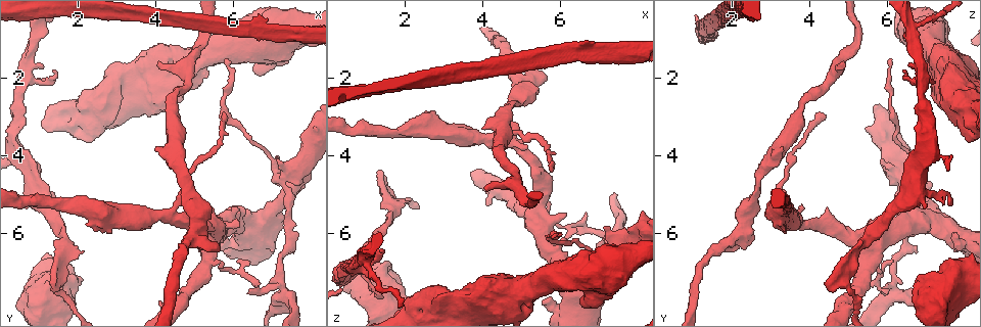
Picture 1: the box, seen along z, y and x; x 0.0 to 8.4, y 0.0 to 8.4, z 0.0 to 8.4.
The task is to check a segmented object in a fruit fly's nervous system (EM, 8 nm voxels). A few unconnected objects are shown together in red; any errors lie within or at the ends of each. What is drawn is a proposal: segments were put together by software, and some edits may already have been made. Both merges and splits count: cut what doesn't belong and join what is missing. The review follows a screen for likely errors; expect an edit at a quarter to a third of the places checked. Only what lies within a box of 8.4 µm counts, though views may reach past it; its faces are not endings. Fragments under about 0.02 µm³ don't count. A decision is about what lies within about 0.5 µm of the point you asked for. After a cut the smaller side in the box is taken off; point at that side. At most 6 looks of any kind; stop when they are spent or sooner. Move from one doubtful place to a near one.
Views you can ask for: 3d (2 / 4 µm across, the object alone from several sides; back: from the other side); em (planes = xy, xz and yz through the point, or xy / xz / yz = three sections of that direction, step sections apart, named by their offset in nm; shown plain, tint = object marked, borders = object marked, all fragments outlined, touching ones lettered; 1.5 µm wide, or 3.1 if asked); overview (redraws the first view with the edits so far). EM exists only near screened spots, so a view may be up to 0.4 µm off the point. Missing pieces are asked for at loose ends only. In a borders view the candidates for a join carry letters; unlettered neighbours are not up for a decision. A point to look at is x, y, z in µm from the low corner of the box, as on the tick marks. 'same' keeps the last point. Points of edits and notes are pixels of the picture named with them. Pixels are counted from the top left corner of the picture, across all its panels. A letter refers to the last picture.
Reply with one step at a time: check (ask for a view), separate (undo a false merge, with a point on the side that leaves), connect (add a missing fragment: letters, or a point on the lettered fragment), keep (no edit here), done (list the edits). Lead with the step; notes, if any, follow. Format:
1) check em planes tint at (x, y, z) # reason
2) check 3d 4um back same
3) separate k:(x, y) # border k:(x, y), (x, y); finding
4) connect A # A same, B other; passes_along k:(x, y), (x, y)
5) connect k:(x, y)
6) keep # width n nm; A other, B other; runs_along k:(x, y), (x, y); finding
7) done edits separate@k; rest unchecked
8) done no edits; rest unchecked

check 3d 2um at (7.45, 4.35, 6.15) # thin arm on a thick one

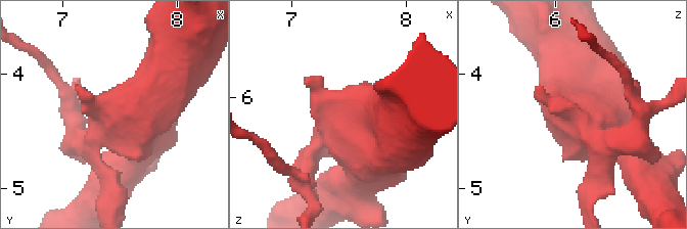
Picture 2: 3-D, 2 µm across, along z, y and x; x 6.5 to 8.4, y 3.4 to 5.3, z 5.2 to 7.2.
check em planes plain at (7.44, 4.36, 6.10) # arms 3; arm_widths 190, 360, 550 nm; need the tissue

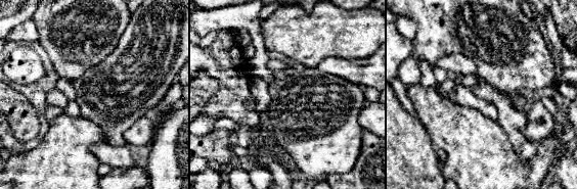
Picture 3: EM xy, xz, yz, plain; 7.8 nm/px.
check em planes borders same # see the neighbours

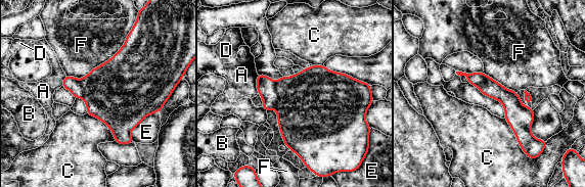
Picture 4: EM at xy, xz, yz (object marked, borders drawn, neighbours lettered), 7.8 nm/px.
separate 4:(266, 87) # width 500 nm; longest_contact F 600 nm; A other, B other, C other, D other, E other, F other; two neurons meet here

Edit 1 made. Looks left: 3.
check em yz step 8 tint at (1.75, 6.35, 5.20) # branch point

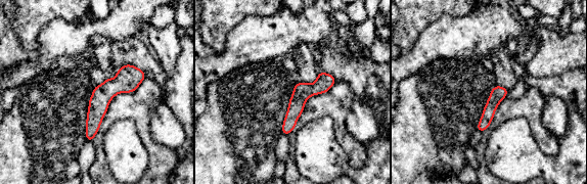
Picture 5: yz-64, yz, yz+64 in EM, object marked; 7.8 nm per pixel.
check em planes tint same # another direction

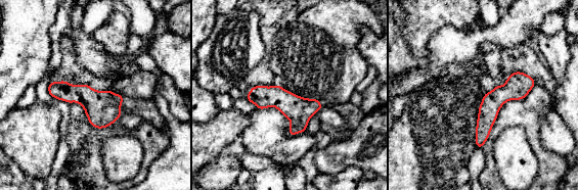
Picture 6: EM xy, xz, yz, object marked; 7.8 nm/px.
check em planes borders same # see the neighbours

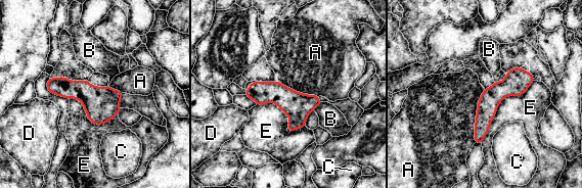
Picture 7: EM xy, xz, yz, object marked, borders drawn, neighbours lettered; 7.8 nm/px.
keep # width 160 nm; A other, B other, C other, D other, E other; border 7:(484, 88), (478, 103), (474, 142); one neuron here

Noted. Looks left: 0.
done edits separate@4; rest unchecked

